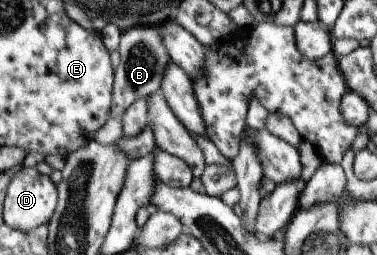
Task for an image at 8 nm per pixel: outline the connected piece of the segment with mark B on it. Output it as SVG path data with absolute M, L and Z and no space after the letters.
M156 25L134 26L122 31L118 44L118 66L113 71L111 87L111 116L121 118L124 110L138 98L147 98L159 92L162 74L166 64L170 62L168 52L164 49L164 42L158 34Z

